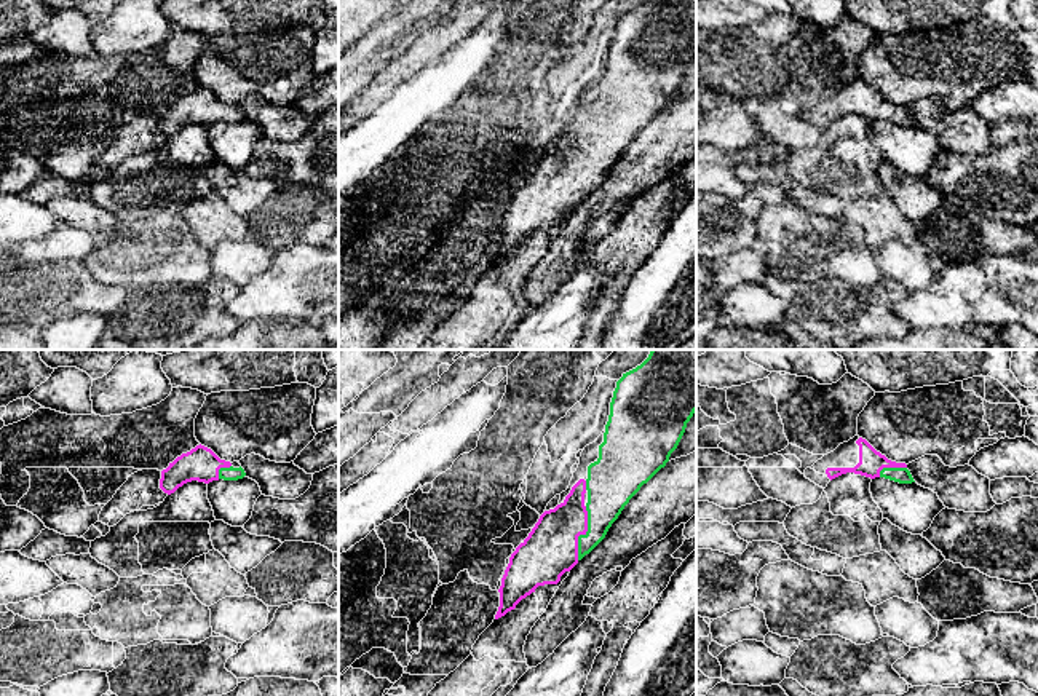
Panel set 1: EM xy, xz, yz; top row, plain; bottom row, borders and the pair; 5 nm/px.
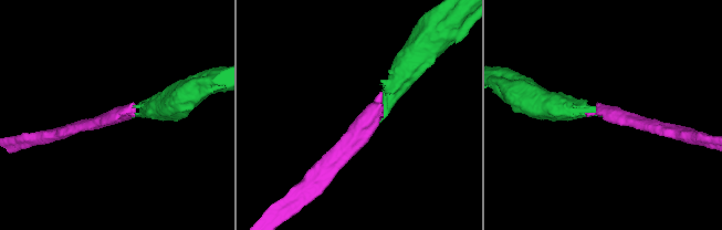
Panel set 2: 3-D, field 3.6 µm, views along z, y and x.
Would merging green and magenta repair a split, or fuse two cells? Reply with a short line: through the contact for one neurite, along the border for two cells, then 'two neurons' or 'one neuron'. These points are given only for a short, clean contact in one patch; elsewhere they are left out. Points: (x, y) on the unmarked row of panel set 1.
xz (607, 134), (602, 152), (583, 177), (564, 177), (551, 190) | one neuron

